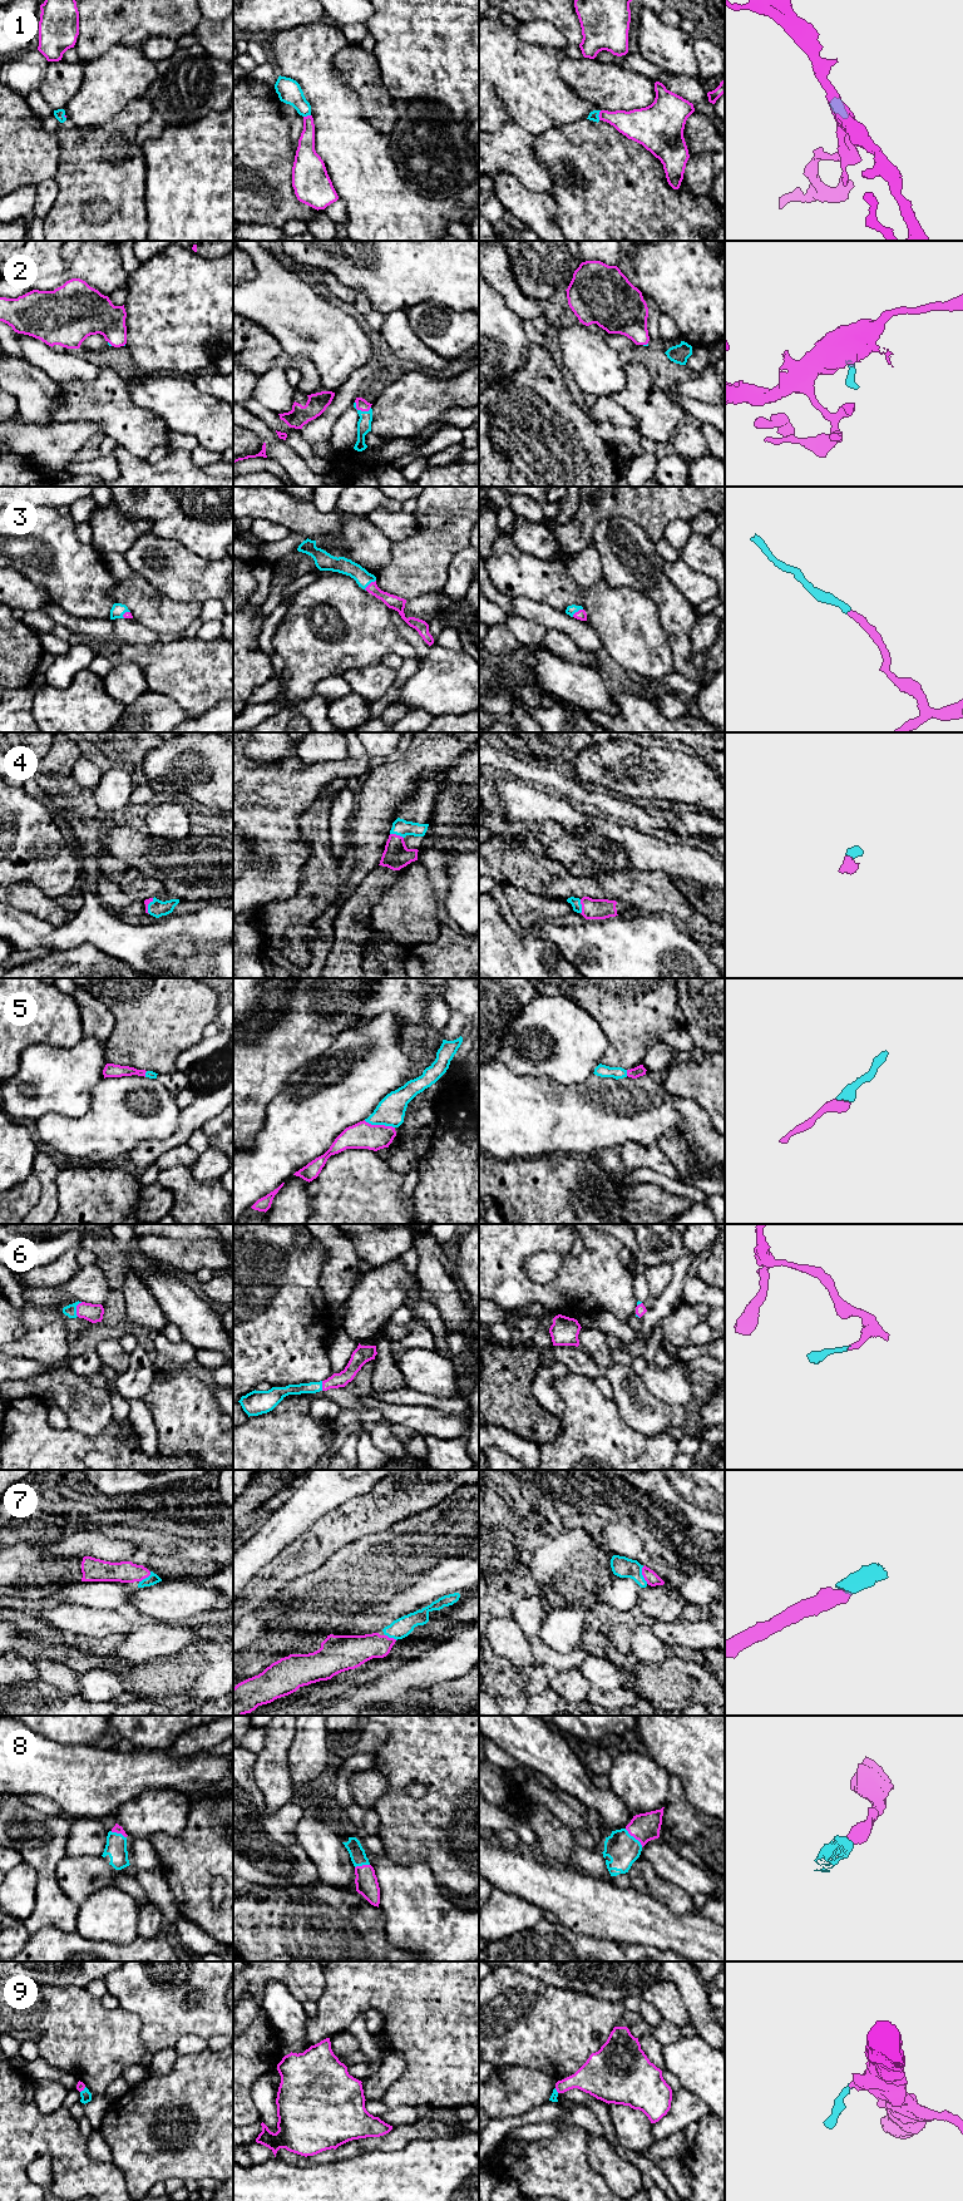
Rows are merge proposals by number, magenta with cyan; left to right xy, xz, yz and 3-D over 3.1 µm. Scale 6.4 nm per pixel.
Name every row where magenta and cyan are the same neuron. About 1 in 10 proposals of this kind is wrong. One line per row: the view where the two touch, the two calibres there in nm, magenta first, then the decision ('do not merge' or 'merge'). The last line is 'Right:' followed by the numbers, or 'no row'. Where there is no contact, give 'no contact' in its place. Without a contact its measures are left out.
1: contact in yz; calibres 200 and 60 nm; merge
2: contact in xz; calibres 80 and 100 nm; merge
3: contact in xz; calibres 90 and 110 nm; merge
4: contact in yz; calibres 130 and 60 nm; merge
5: contact in xz; calibres 180 and 190 nm; merge
6: contact in xy; calibres 120 and 80 nm; merge
7: contact in yz; calibres 90 and 140 nm; merge
8: contact in yz; calibres 180 and 200 nm; merge
9: contact in xy; calibres 60 and 70 nm; merge
Right: 1, 2, 3, 4, 5, 6, 7, 8, 9

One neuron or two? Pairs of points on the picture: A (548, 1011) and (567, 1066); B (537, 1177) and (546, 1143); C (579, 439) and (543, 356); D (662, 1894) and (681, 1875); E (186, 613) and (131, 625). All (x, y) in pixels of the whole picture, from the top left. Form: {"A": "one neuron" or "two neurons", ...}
{"A": "one neuron", "B": "two neurons", "C": "one neuron", "D": "two neurons", "E": "two neurons"}

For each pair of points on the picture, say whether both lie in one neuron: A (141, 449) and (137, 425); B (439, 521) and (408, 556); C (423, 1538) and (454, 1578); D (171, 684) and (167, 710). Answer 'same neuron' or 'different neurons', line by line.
A: same neuron
B: same neuron
C: different neurons
D: different neurons

